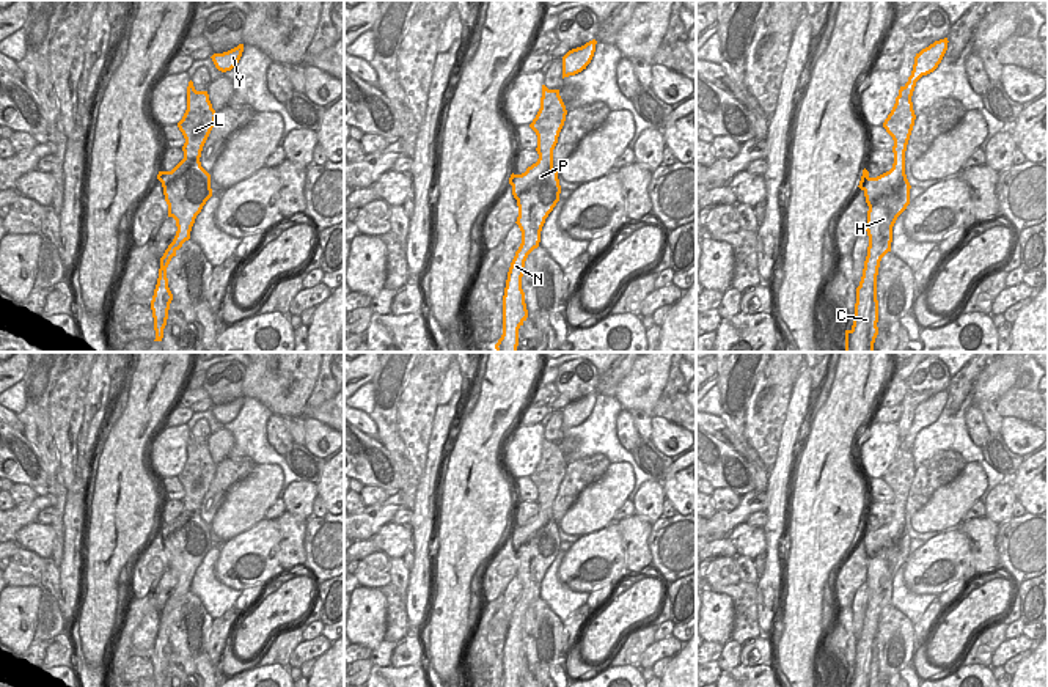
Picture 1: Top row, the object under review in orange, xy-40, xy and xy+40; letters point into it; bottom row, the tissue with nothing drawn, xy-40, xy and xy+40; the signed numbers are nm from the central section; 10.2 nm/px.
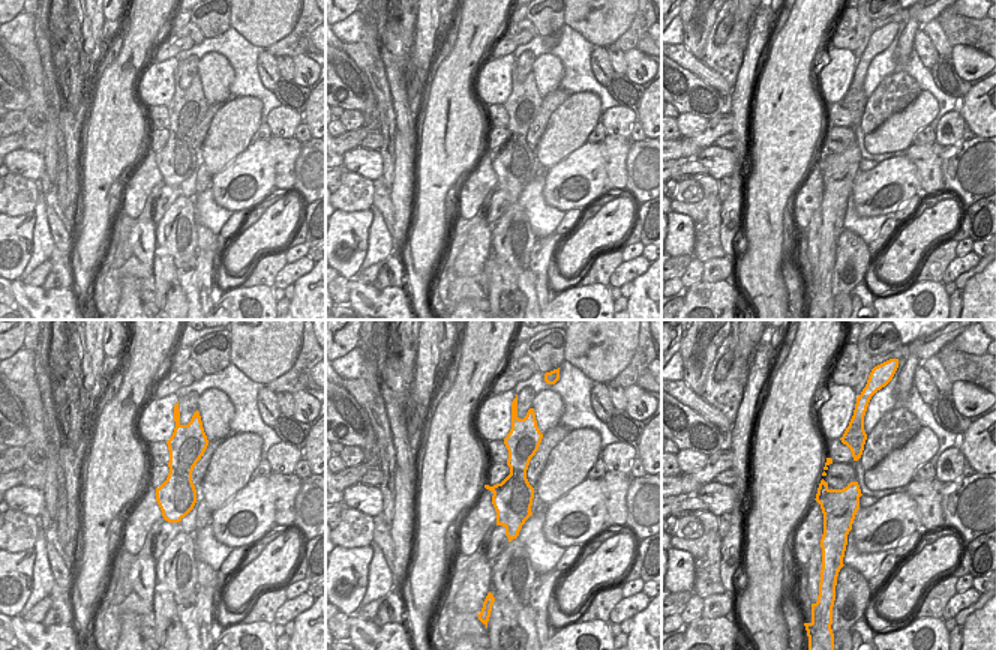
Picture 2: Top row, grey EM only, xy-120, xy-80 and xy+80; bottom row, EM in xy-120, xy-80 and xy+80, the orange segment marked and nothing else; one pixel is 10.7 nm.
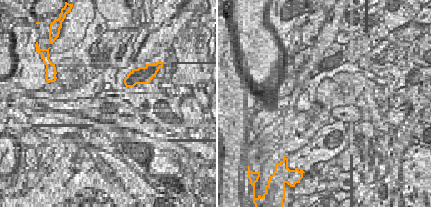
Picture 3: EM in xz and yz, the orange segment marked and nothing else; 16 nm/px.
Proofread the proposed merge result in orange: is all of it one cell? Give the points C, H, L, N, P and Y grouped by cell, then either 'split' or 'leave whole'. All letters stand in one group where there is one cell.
C H L N P / Y | split

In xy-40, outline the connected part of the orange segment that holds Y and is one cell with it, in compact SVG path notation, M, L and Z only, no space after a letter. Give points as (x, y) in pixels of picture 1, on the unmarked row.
M239 396L237 399L228 404L214 406L211 410L218 423L226 424L231 423L239 415L242 404L244 404L244 396Z

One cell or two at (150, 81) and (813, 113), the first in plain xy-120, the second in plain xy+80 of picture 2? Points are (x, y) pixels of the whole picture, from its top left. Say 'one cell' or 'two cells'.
two cells

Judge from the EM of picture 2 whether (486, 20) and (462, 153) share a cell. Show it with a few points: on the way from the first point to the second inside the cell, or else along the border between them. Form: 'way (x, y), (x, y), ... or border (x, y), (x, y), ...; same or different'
way (468, 53), (461, 65), (461, 120); same

